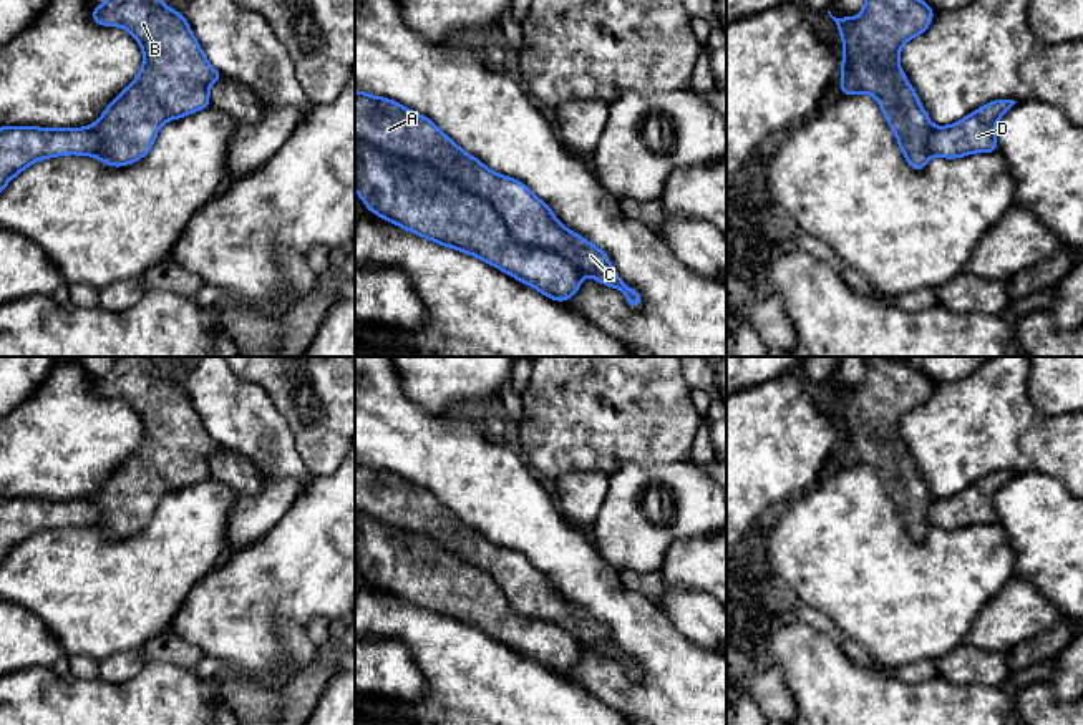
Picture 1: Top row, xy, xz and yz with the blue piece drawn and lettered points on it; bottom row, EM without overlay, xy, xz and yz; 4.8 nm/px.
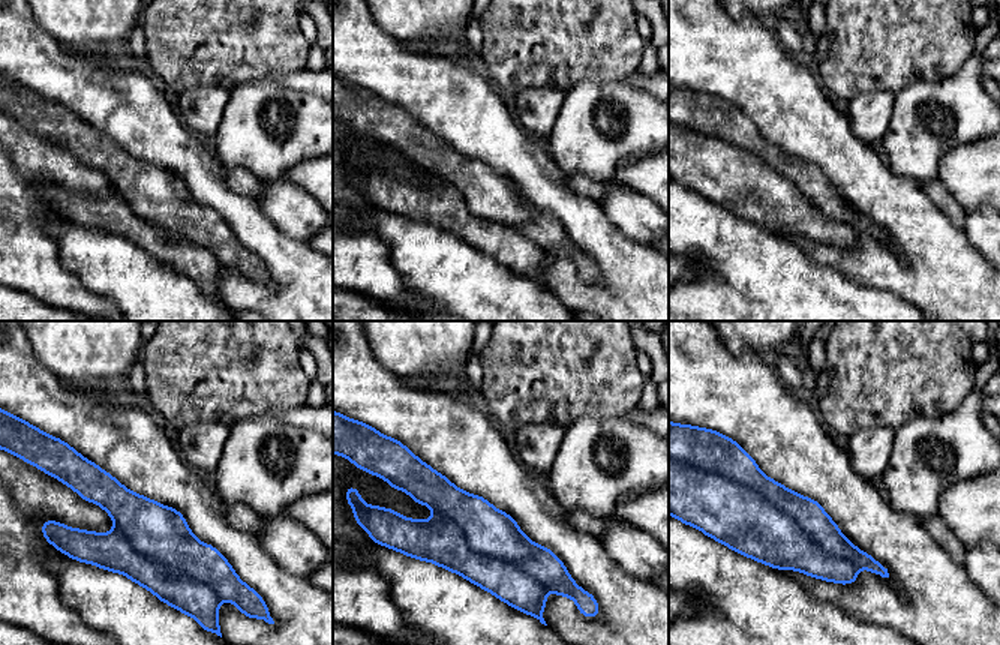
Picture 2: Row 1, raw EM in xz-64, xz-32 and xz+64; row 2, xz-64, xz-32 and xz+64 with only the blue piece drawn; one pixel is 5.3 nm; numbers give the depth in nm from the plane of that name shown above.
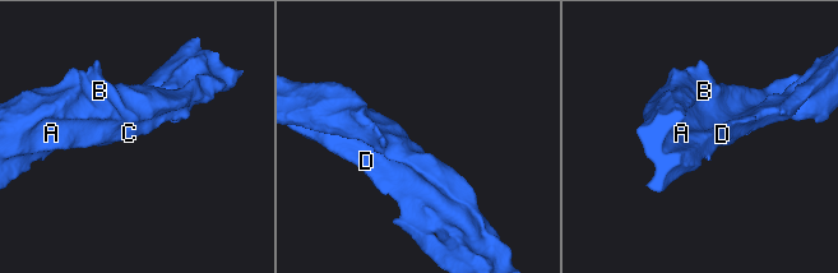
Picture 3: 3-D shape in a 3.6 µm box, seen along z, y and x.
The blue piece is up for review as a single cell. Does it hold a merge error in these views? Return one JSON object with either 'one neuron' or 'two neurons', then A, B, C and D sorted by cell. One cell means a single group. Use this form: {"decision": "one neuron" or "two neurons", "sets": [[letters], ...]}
{"decision": "one neuron", "sets": [["A", "B", "C", "D"]]}

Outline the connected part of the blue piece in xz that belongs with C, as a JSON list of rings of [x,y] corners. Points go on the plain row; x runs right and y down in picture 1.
[[[355,461],[355,509],[358,511],[355,514],[355,562],[370,584],[420,609],[478,629],[556,674],[569,672],[580,660],[582,649],[589,647],[607,659],[622,662],[629,677],[643,675],[642,667],[617,647],[602,620],[564,599],[551,579],[524,554],[491,543],[463,523],[430,489],[388,470]]]

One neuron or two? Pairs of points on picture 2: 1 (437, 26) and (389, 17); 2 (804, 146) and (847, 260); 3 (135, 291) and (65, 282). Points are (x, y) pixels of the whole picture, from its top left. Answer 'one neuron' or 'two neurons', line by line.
1: one neuron
2: one neuron
3: two neurons

